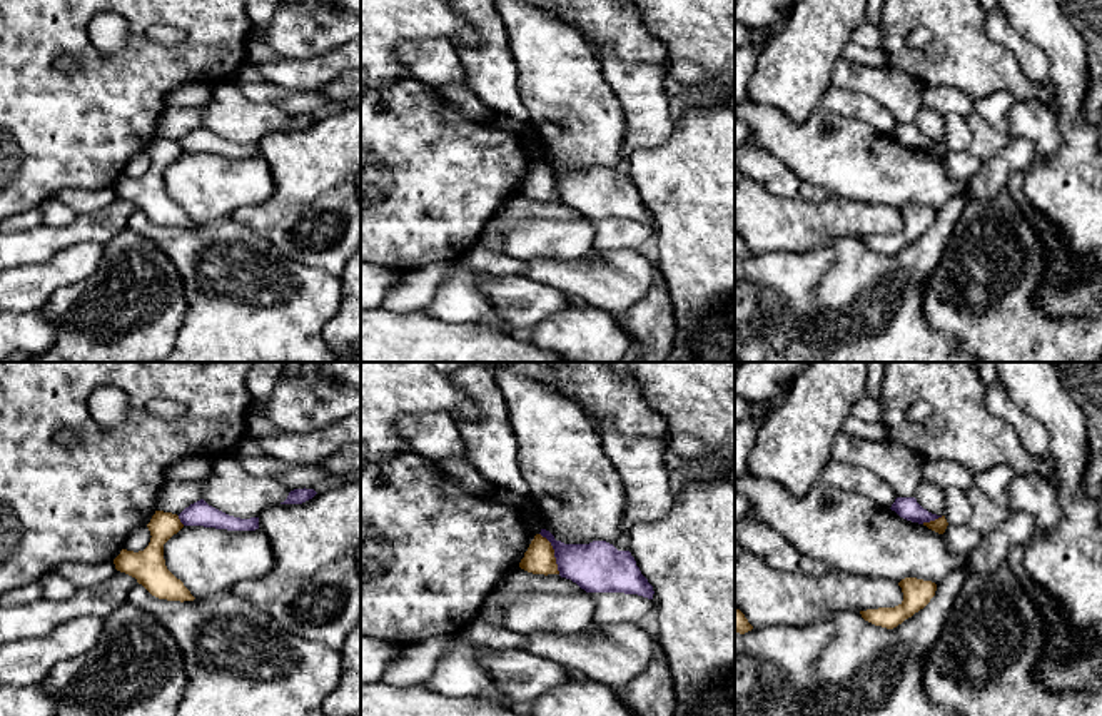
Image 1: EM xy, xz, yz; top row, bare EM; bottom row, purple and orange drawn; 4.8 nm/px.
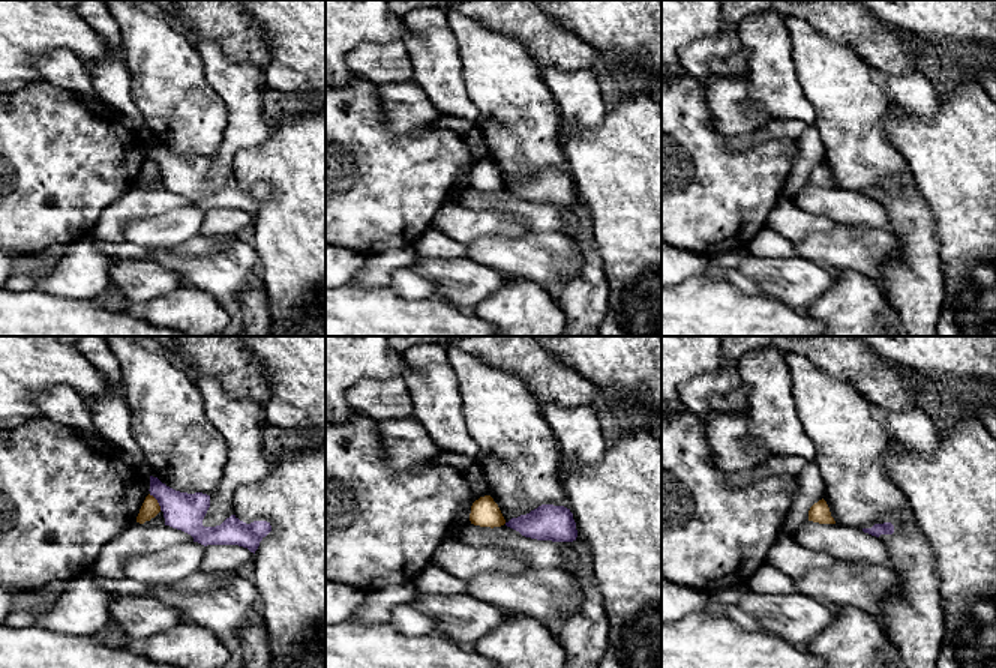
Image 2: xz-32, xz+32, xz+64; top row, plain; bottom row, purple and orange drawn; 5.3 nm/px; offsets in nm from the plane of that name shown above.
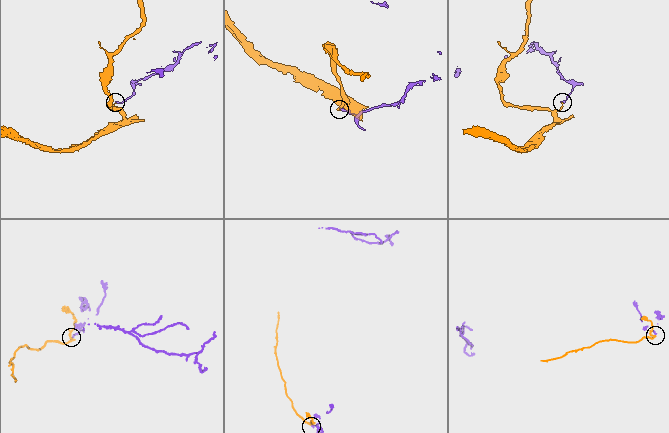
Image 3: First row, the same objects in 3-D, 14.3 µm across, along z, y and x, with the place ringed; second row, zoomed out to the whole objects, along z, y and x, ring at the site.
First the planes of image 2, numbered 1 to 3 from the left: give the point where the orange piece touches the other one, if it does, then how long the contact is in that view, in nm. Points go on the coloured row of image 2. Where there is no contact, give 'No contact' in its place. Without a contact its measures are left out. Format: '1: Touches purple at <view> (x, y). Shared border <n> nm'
1: Touches purple at xz-32 (158, 502). Shared border 110 nm
2: No contact
3: No contact

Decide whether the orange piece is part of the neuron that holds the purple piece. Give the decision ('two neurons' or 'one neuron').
two neurons

